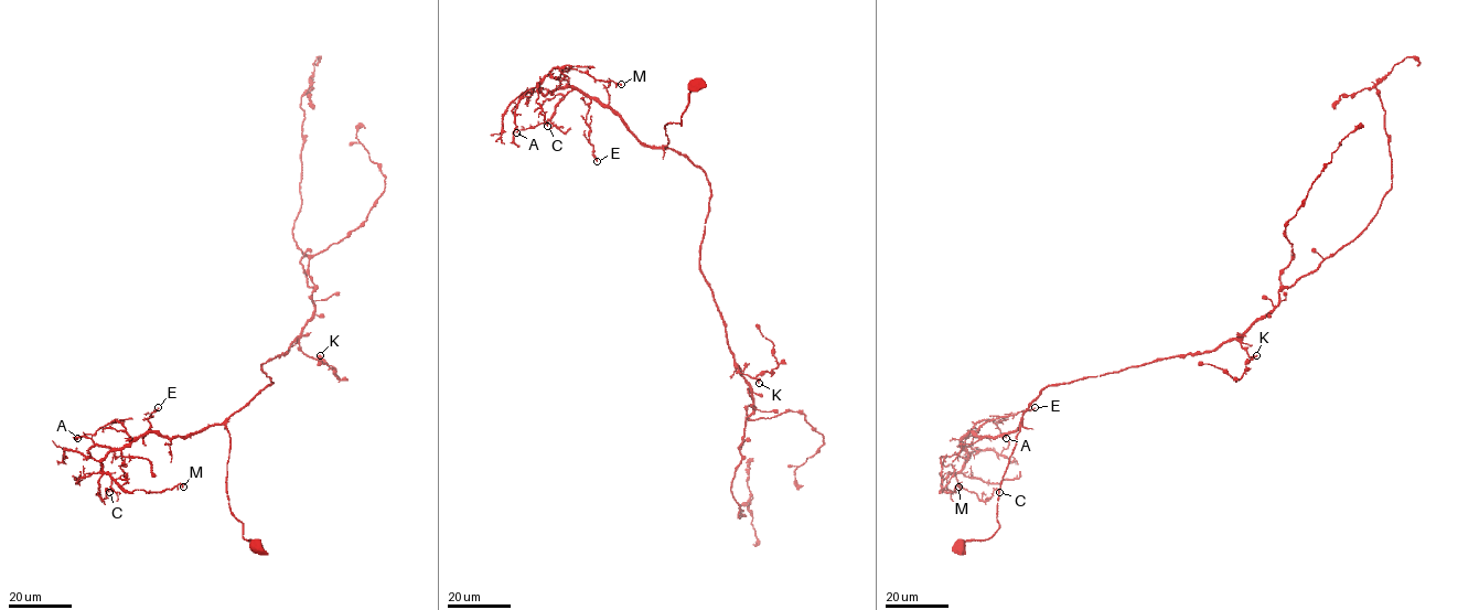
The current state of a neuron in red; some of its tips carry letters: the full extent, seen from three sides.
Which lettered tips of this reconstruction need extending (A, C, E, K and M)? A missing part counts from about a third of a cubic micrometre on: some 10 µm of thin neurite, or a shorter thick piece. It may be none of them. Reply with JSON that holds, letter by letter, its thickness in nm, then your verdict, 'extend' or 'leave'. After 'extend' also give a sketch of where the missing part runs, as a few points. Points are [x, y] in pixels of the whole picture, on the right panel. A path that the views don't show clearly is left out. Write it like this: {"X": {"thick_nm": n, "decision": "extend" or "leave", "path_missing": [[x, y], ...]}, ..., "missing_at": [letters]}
{"A": {"thick_nm": 180, "decision": "leave"}, "C": {"thick_nm": 160, "decision": "leave"}, "E": {"thick_nm": 190, "decision": "leave"}, "K": {"thick_nm": 360, "decision": "leave"}, "M": {"thick_nm": 240, "decision": "leave"}, "missing_at": []}

